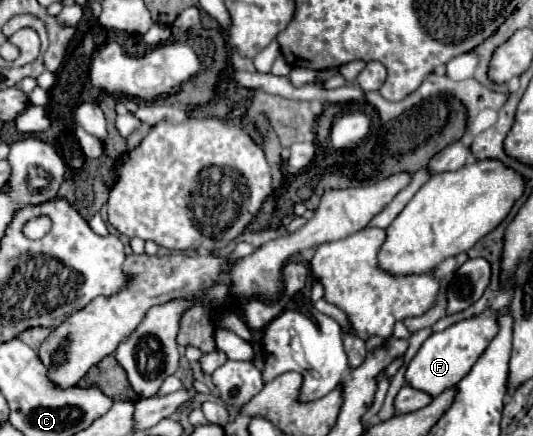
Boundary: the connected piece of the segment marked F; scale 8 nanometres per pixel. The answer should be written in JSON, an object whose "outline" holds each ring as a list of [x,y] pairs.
{"outline":[[[490,310],[486,316],[472,316],[466,320],[460,320],[456,324],[452,324],[450,328],[432,334],[422,344],[422,348],[418,350],[414,360],[410,362],[410,366],[406,370],[406,382],[412,388],[422,390],[422,392],[430,394],[432,398],[436,398],[446,388],[456,386],[470,372],[474,362],[480,358],[480,354],[486,350],[486,346],[490,344],[490,340],[496,334],[498,334],[498,312],[496,310]]]}

